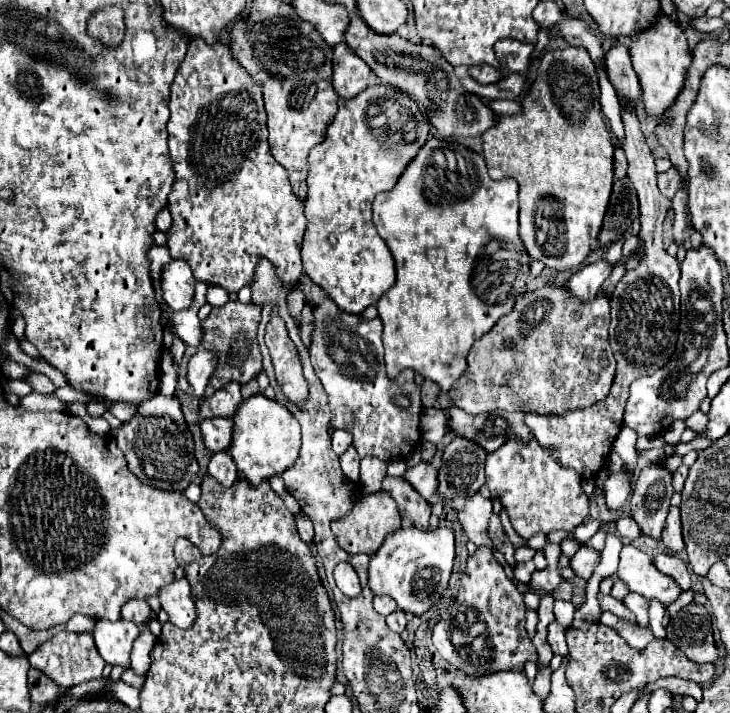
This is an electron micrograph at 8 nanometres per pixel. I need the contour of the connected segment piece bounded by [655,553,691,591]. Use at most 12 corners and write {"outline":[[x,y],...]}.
{"outline":[[659,553],[655,567],[671,577],[681,591],[691,589],[687,565]]}

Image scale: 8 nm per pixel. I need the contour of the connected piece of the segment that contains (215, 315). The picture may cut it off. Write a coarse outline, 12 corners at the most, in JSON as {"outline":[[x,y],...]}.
{"outline":[[227,301],[201,321],[219,353],[209,393],[263,371],[259,303]]}

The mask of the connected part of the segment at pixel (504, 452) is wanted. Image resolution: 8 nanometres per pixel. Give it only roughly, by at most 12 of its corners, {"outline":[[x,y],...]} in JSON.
{"outline":[[537,439],[487,455],[487,489],[523,539],[589,515],[581,477]]}

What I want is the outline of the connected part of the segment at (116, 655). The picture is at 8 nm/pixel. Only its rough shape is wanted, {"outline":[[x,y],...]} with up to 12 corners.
{"outline":[[95,621],[91,631],[105,663],[129,667],[139,627]]}

